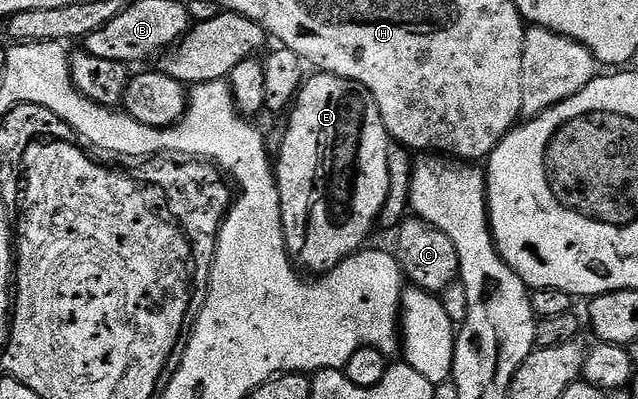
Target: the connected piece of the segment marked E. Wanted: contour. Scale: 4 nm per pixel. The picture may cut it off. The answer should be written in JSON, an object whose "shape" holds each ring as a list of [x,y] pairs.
{"shape":[[[315,72],[313,75],[307,76],[306,84],[298,93],[298,100],[294,102],[289,110],[289,117],[290,122],[286,125],[286,134],[282,137],[282,150],[276,153],[276,176],[278,178],[278,190],[280,191],[280,207],[282,208],[282,226],[286,236],[286,250],[290,252],[290,259],[299,270],[310,275],[325,275],[331,269],[336,268],[341,261],[359,252],[367,244],[366,236],[373,231],[374,225],[376,229],[379,224],[382,208],[388,199],[388,187],[390,186],[388,147],[392,144],[392,138],[384,127],[380,107],[376,107],[376,99],[372,99],[369,91],[360,83],[337,77],[334,73]]]}

